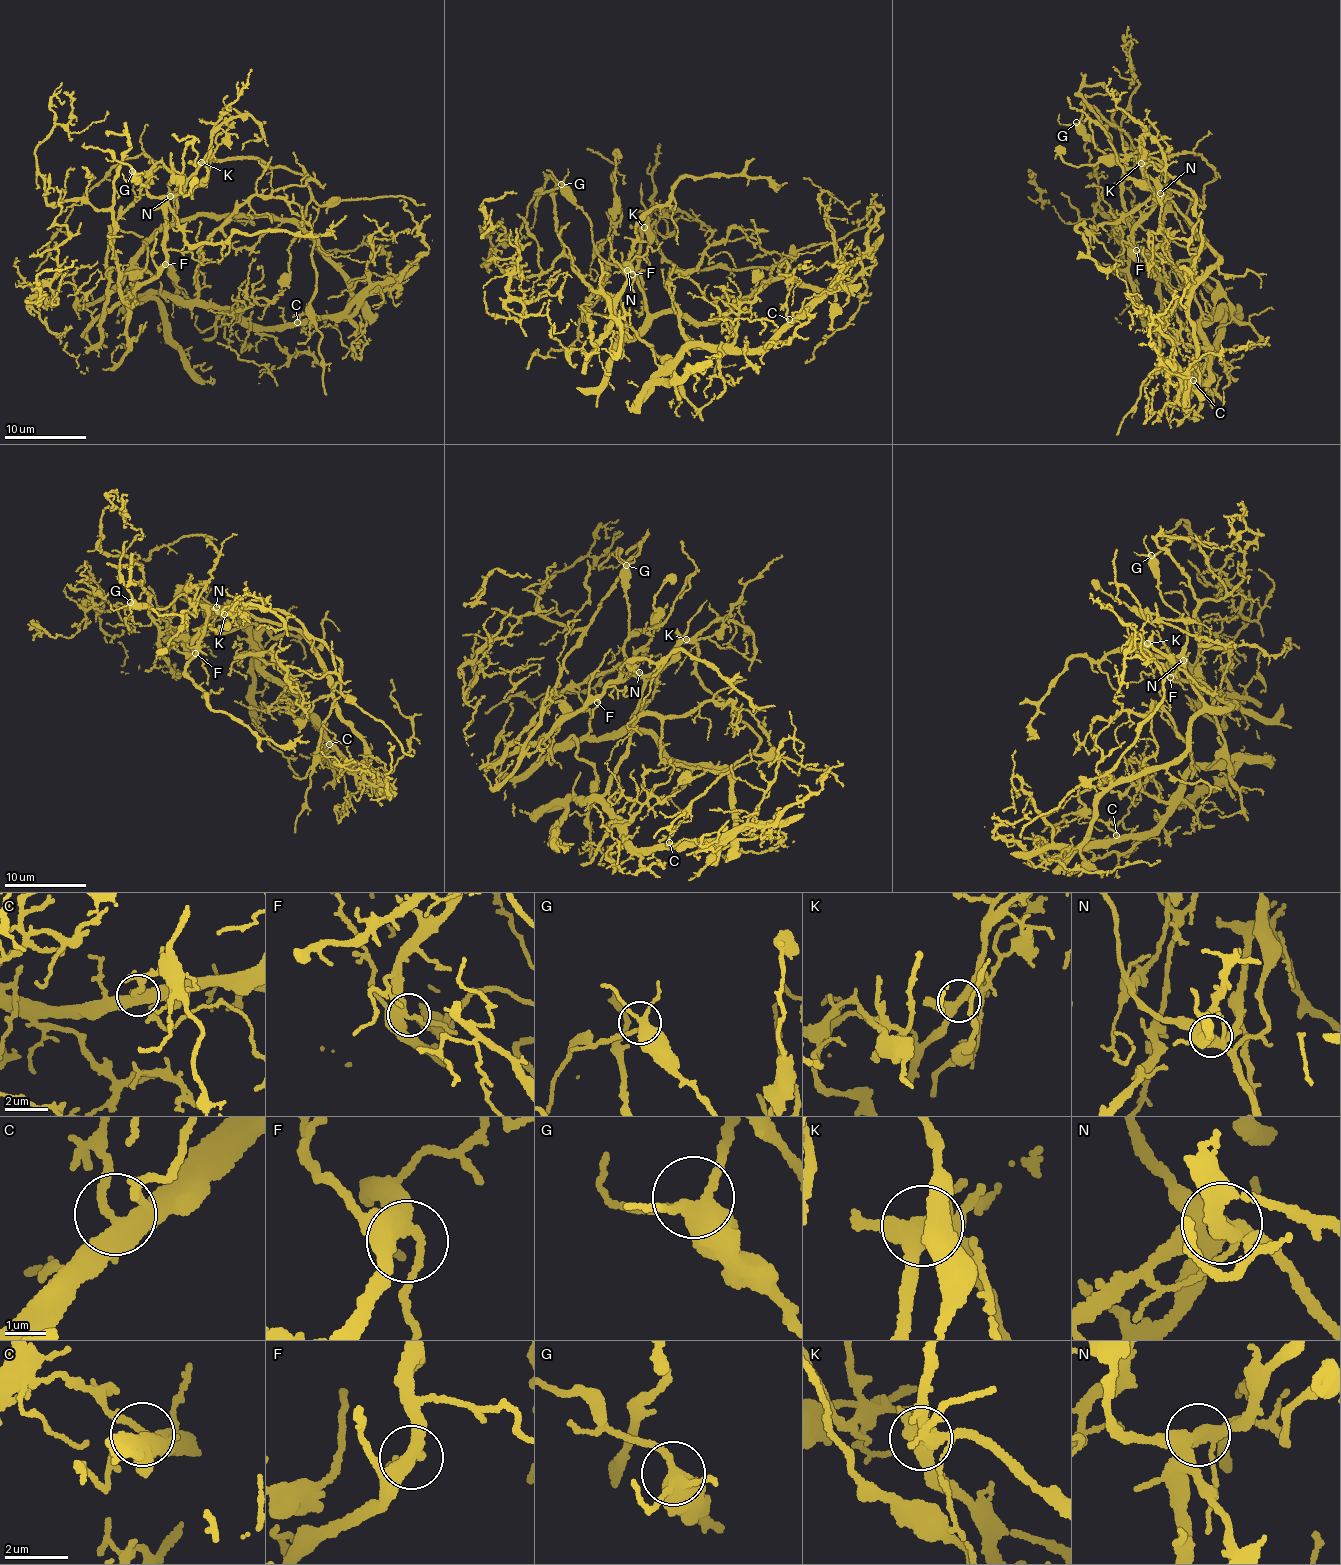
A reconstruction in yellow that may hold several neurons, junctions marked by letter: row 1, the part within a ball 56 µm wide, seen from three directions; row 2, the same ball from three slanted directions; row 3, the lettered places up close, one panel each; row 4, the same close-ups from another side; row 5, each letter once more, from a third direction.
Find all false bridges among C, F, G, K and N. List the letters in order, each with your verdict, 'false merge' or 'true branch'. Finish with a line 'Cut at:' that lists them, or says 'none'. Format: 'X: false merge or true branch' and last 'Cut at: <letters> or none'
C: true branch
F: true branch
G: true branch
K: false merge
N: false merge
Cut at: K, N

